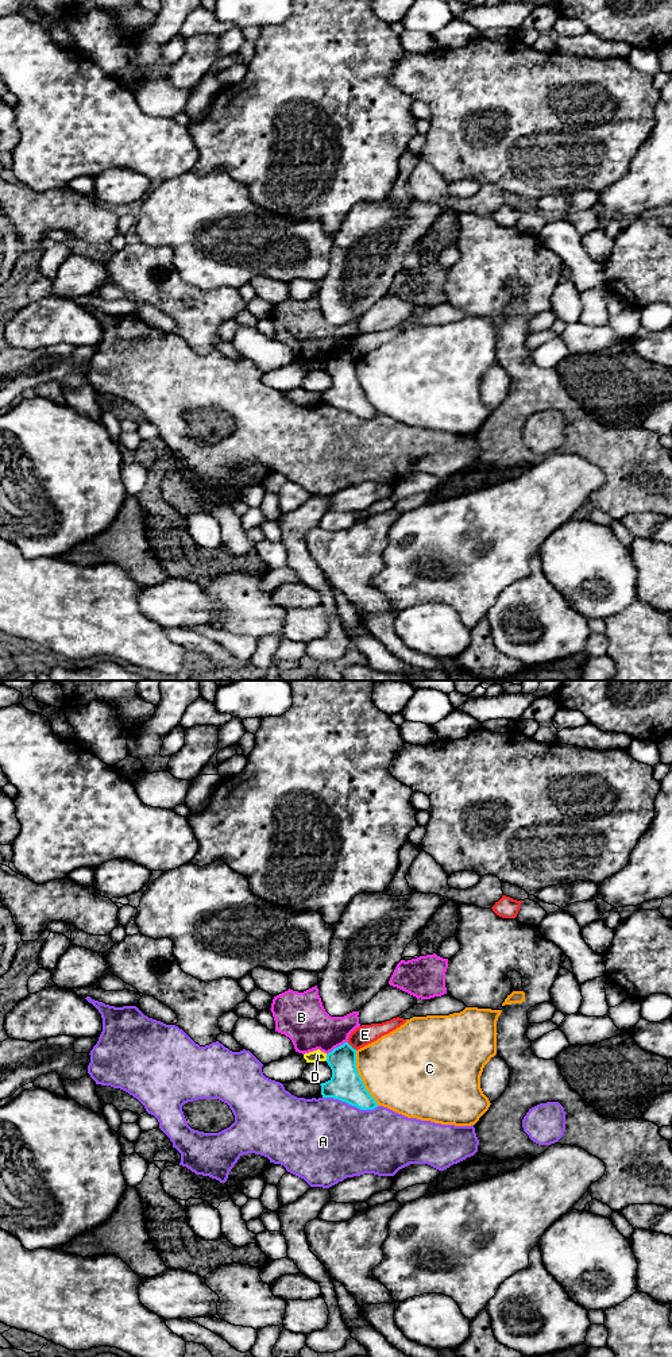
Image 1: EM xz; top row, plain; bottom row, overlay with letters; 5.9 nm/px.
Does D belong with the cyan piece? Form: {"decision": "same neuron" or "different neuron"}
{"decision": "different neuron"}

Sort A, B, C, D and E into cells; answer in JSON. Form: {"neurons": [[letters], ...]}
{"neurons": [["A"], ["B"], ["C"], ["D"], ["E"]]}

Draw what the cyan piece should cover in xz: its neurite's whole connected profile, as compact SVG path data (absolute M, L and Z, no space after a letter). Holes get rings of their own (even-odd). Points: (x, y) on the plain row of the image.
M344 351L329 361L325 370L332 378L332 386L320 393L323 406L339 408L360 419L378 416L358 382L356 358Z

